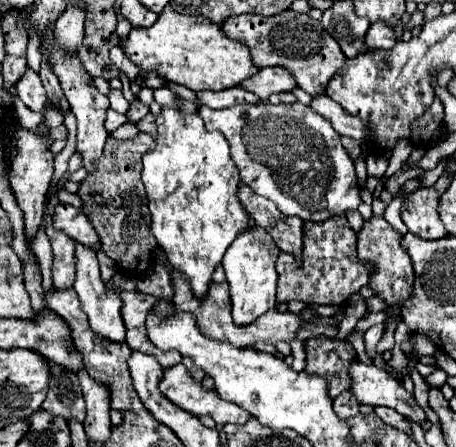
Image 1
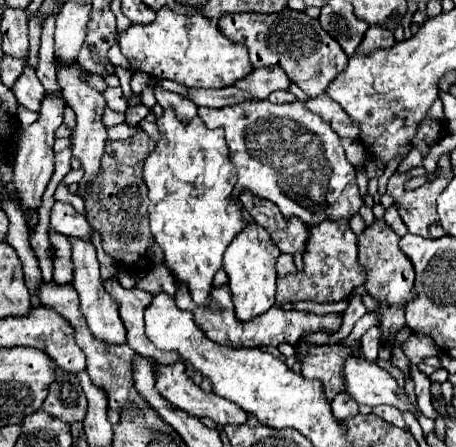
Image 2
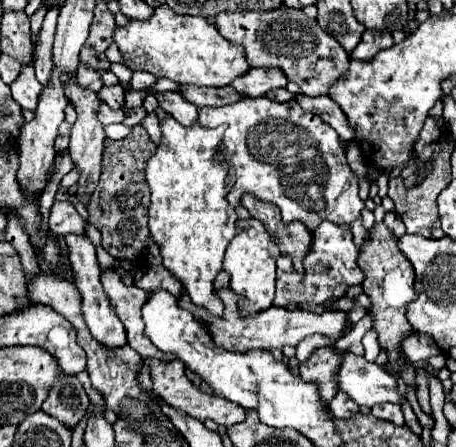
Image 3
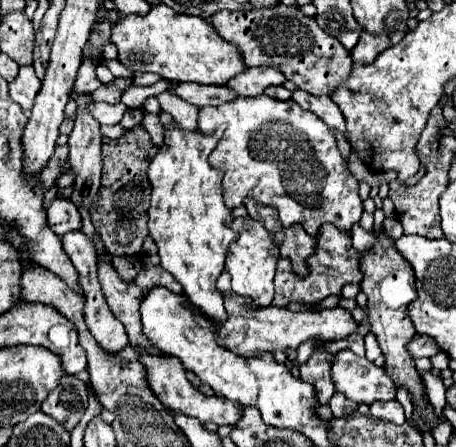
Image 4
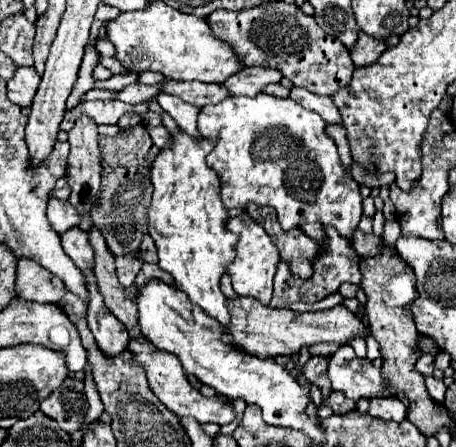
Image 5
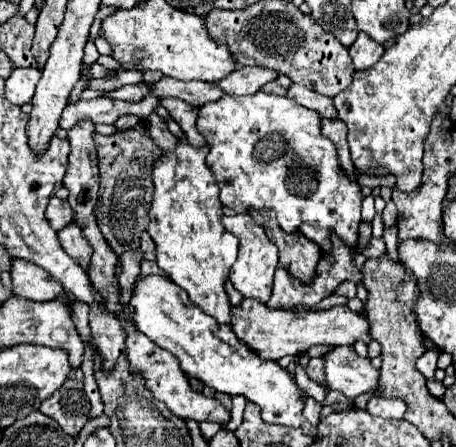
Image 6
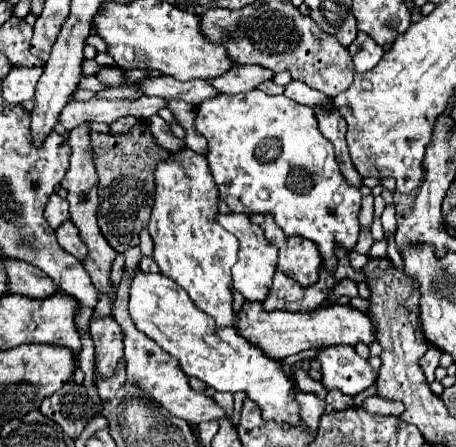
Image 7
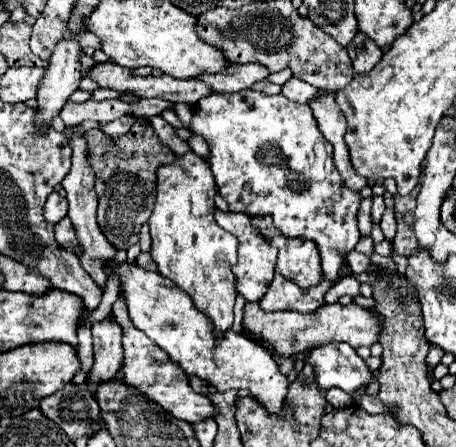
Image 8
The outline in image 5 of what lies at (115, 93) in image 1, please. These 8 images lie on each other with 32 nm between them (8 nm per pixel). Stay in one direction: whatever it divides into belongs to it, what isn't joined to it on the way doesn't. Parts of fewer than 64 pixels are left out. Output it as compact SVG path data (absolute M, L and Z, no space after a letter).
M90 90L84 94L84 100L116 100L114 90Z

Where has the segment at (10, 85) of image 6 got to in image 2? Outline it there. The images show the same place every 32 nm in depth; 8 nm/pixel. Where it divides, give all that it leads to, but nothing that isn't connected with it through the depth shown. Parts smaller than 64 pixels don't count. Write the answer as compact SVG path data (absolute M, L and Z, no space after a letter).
M30 66L24 68L24 74L16 80L16 84L12 86L12 92L14 92L16 100L20 104L24 104L32 112L40 110L40 104L42 104L42 100L46 96L44 86L40 84L40 80L36 78L34 68L30 68Z

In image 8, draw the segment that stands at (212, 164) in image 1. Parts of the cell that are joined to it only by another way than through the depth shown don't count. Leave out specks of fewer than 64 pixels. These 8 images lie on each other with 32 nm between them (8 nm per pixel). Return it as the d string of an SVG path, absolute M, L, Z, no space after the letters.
M192 150L176 156L172 164L158 166L156 170L156 204L152 210L152 216L148 220L150 226L150 236L152 236L152 258L158 264L158 272L166 278L170 278L178 288L188 292L192 298L194 306L204 312L208 318L214 322L216 334L228 330L232 326L234 314L234 298L236 298L236 288L234 288L234 276L232 276L232 266L236 264L236 250L238 250L238 240L224 228L220 228L214 222L214 194L216 194L216 184L214 176L208 168L208 162L194 154Z

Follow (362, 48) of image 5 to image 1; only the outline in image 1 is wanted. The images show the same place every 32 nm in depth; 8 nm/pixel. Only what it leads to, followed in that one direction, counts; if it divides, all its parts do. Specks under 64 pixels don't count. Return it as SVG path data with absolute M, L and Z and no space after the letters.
M374 22L366 34L366 44L370 50L390 50L396 44L396 32L384 22Z

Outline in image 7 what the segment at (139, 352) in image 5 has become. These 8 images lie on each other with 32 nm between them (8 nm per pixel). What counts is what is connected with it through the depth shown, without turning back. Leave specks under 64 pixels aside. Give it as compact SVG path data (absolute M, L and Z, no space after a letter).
M139 246L130 248L124 252L125 263L124 271L118 290L116 290L116 300L114 300L114 308L112 308L112 316L116 318L116 322L122 326L124 330L124 358L128 364L128 378L136 380L140 384L140 388L144 388L156 402L164 404L164 408L168 408L168 412L172 412L174 416L180 416L188 422L200 424L206 420L220 420L226 418L226 412L222 410L222 406L218 406L212 398L208 398L206 394L194 392L188 384L188 376L182 372L180 364L176 358L168 356L168 352L160 350L144 332L140 332L132 318L128 316L129 289L133 275L140 269L139 261L142 257Z

